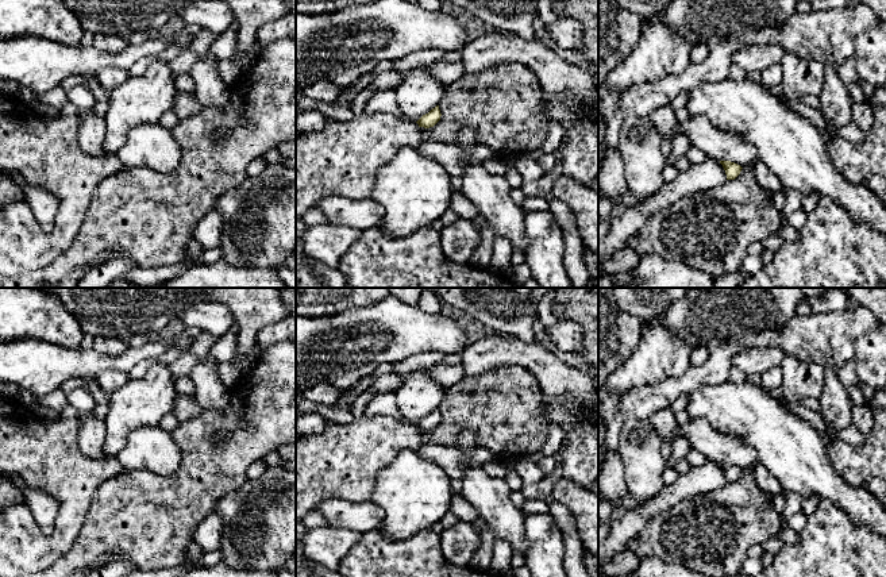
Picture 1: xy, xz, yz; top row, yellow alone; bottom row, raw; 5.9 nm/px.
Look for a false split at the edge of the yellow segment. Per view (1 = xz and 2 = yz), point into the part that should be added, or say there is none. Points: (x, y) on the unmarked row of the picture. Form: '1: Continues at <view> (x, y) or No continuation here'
1: No continuation here
2: No continuation here

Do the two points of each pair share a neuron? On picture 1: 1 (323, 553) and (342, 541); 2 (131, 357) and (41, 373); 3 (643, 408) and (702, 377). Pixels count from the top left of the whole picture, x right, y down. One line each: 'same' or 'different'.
1: same
2: same
3: same

